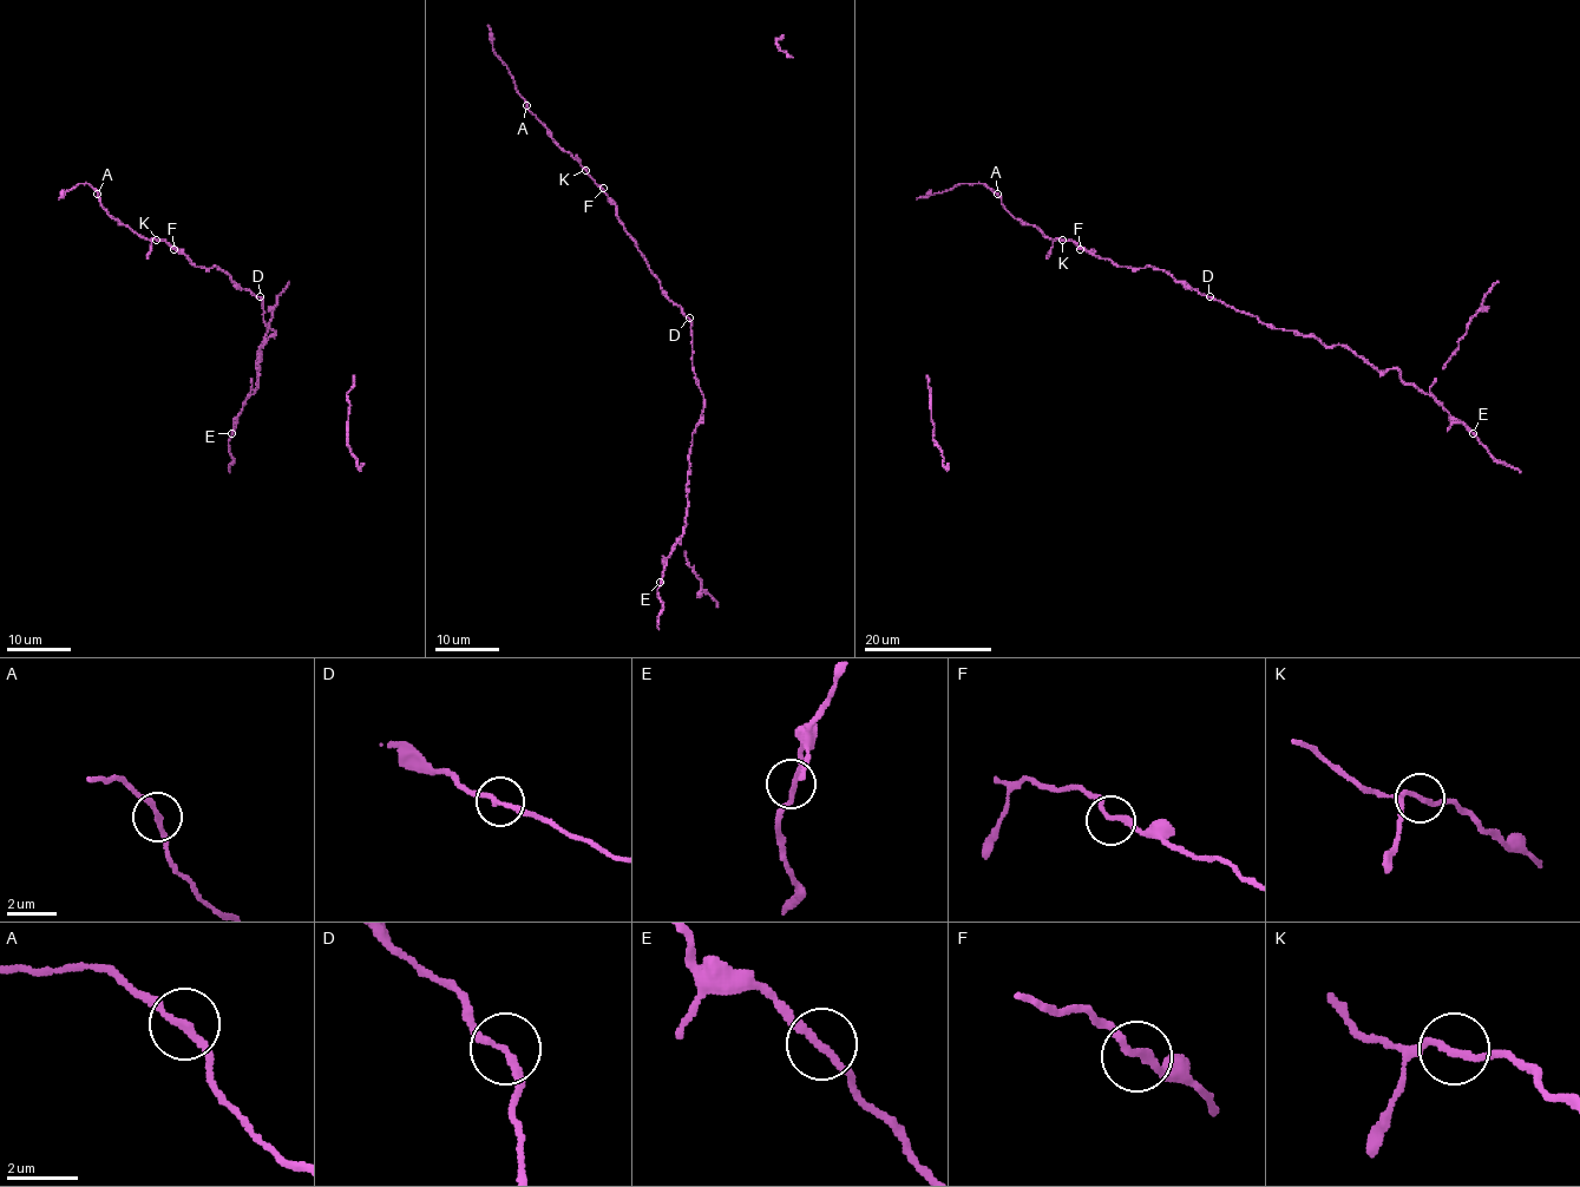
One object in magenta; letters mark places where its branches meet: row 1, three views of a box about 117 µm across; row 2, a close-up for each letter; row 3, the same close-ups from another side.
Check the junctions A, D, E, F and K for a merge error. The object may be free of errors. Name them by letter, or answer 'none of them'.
none of them

